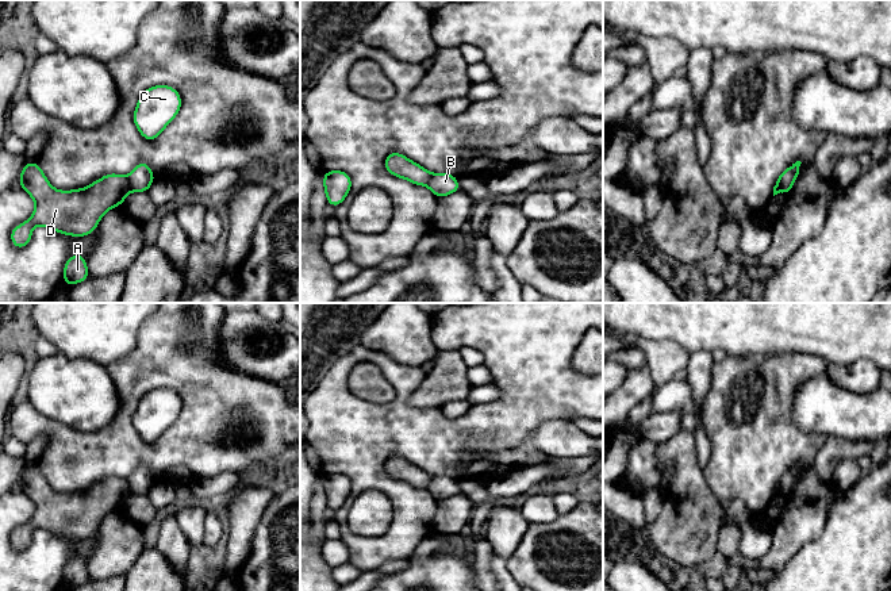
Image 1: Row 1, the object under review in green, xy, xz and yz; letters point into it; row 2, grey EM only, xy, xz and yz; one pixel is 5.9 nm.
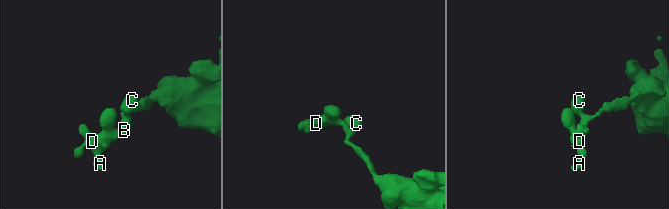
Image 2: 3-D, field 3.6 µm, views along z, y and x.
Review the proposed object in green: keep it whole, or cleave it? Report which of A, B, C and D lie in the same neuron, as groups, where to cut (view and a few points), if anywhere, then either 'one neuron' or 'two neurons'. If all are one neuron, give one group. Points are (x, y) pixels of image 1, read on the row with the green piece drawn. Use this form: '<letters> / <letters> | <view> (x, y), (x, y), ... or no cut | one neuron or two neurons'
A D / B C | xy (126, 177), (130, 190) | two neurons

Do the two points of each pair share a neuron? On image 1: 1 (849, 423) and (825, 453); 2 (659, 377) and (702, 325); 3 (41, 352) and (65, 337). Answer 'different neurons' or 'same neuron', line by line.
1: different neurons
2: different neurons
3: different neurons

